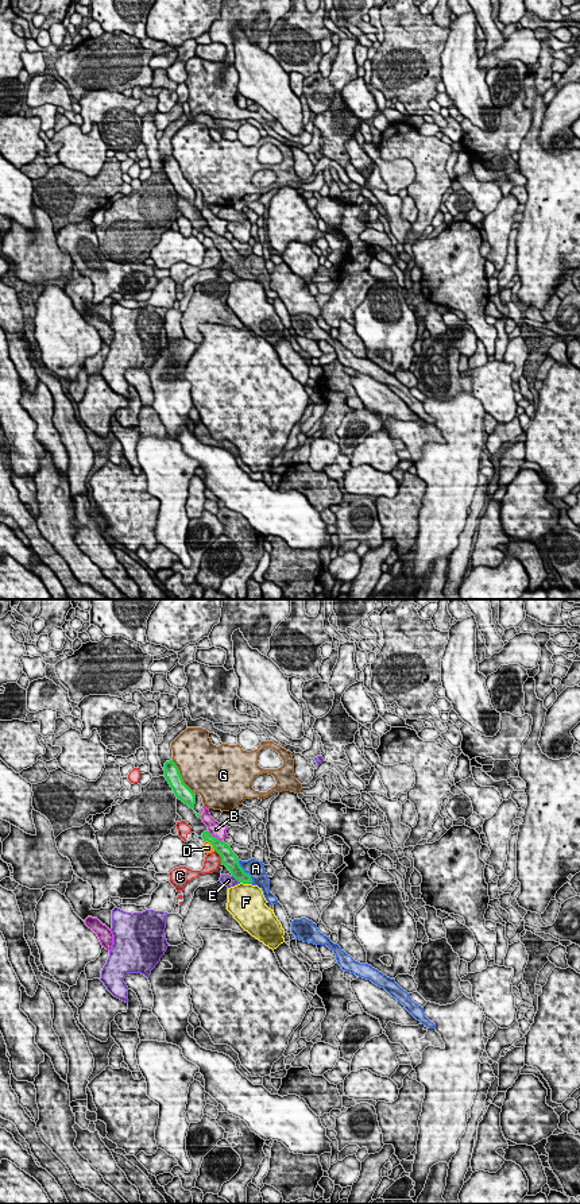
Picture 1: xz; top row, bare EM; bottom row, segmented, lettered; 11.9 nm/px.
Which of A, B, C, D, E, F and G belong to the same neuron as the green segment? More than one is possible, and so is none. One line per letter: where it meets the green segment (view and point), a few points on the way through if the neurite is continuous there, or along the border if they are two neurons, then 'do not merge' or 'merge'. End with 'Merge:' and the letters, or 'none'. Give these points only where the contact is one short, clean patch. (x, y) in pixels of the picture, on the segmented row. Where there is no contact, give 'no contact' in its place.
A: contact xz (244, 872); way xz (228, 859), (244, 872), (251, 872), (255, 868); merge
B: contact xz (215, 837); do not merge
C: contact xz (220, 856); do not merge
D: contact xz (211, 842); do not merge
E: contact xz (236, 879); border xz (232, 875), (240, 882); do not merge
F: contact xz (244, 883); border xz (240, 882), (248, 884); do not merge
G: contact xz (181, 776); do not merge
Merge: A

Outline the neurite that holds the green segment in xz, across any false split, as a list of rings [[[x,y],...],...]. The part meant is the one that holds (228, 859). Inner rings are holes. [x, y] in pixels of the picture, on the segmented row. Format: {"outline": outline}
{"outline": [[[209,831],[202,833],[204,841],[213,845],[214,850],[221,857],[221,864],[225,865],[232,876],[243,883],[258,885],[268,903],[277,904],[278,899],[270,892],[270,880],[264,869],[263,861],[251,858],[248,861],[241,861],[231,849],[228,844],[217,840]]]}

